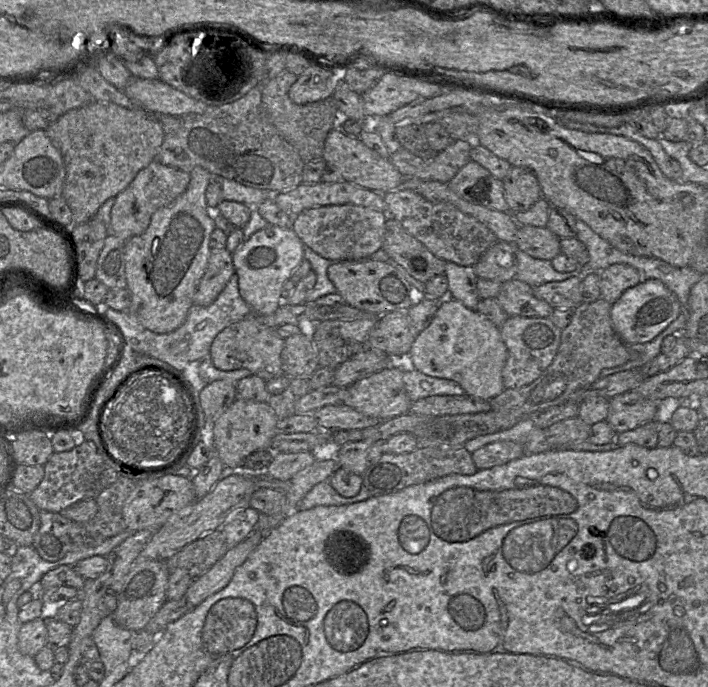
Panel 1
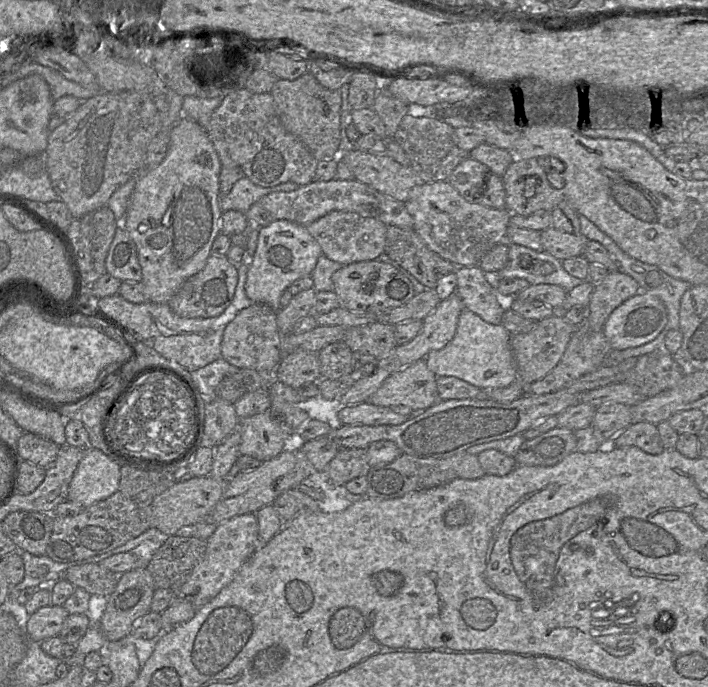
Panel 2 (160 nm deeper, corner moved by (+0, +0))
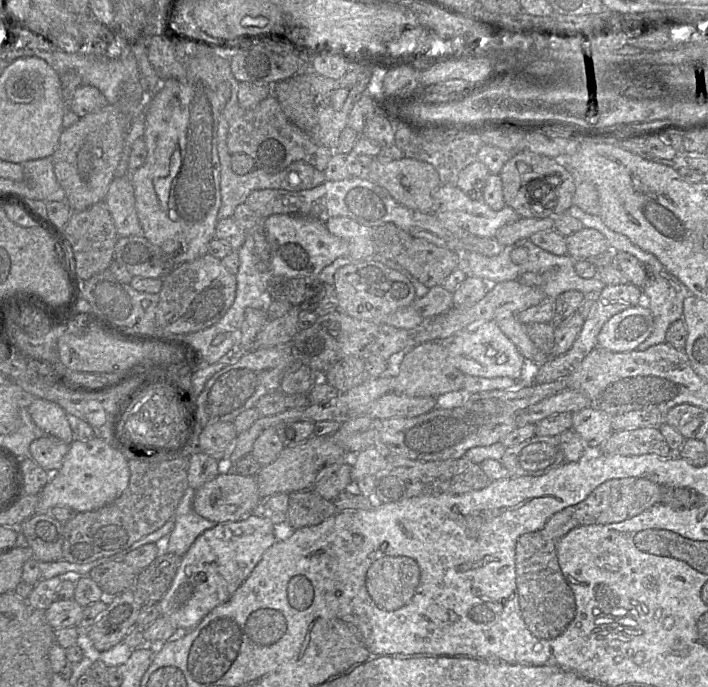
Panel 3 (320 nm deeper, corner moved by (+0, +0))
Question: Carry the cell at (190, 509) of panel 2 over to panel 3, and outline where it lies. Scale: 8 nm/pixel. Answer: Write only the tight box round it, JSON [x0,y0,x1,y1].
[193,472,260,523]

